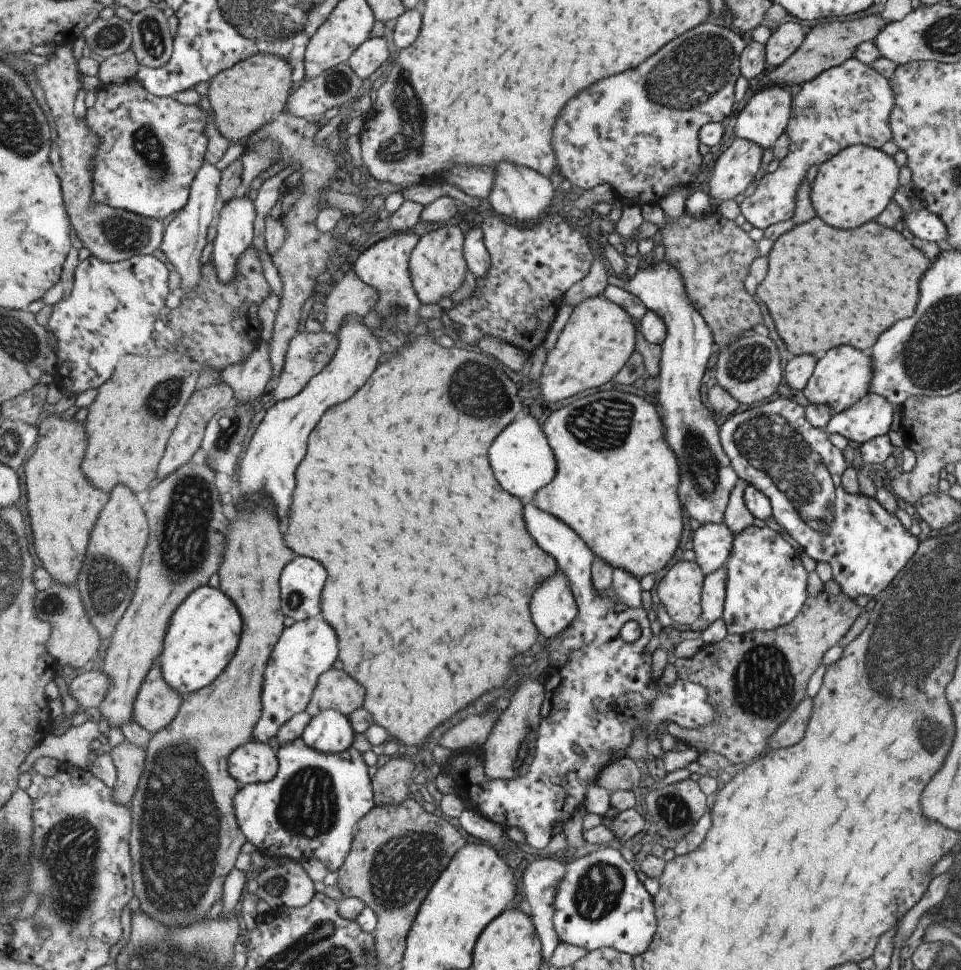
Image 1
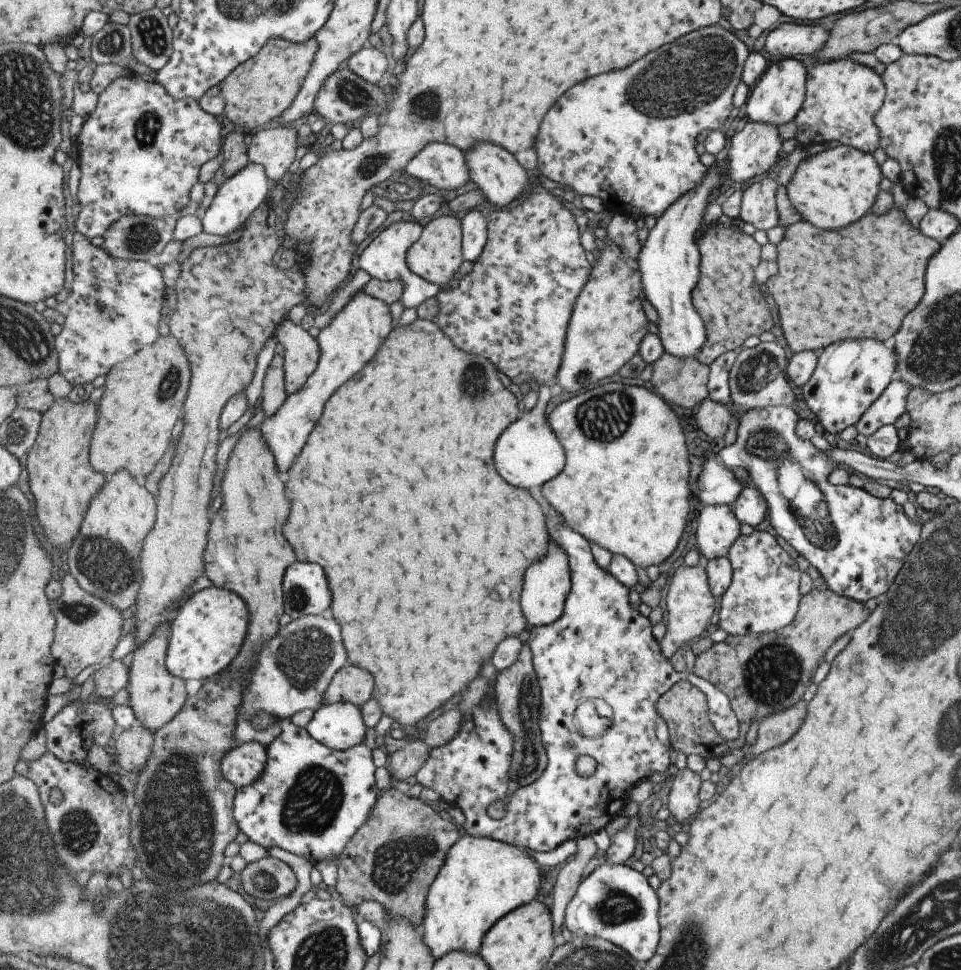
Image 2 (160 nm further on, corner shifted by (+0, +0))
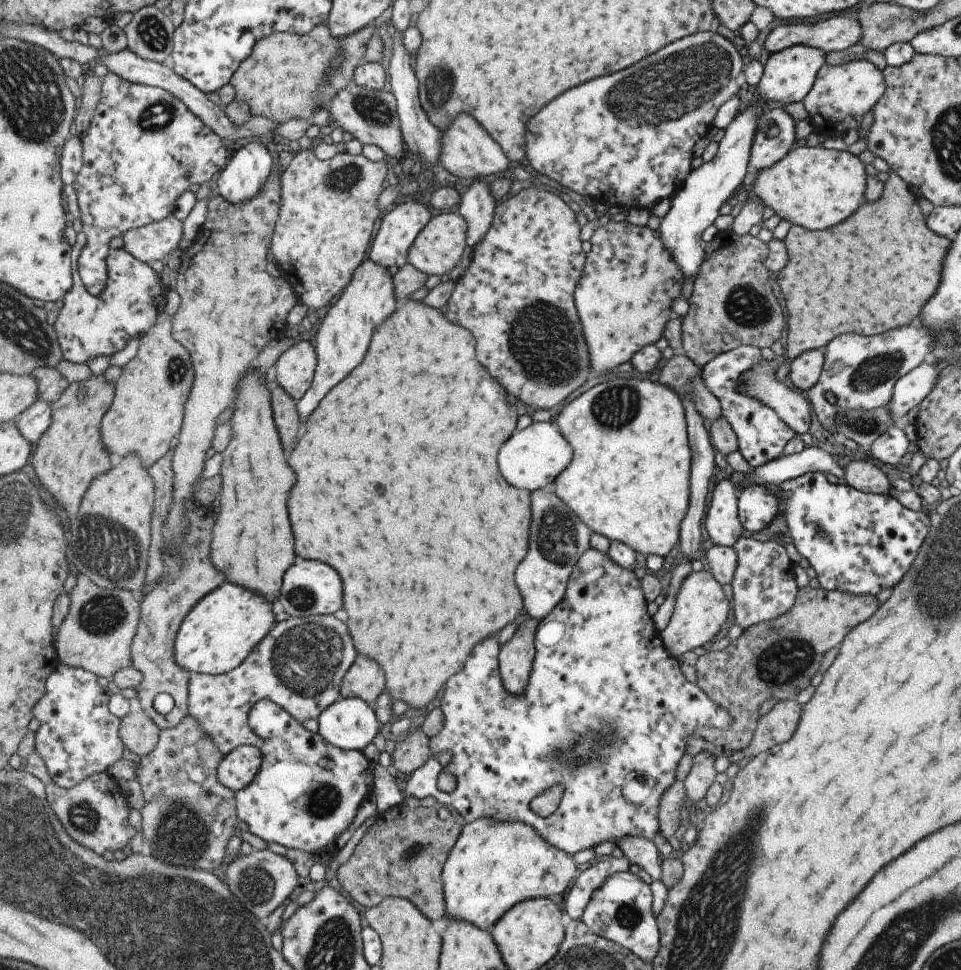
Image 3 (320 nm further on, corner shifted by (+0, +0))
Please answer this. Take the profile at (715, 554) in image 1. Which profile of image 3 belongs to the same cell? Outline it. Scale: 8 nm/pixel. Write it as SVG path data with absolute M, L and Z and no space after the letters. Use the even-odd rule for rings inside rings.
M718 478L716 480L716 485L711 492L709 506L705 510L704 527L710 537L709 544L731 547L741 536L742 526L736 515L737 494L738 492L735 490L735 486L733 486L729 479Z

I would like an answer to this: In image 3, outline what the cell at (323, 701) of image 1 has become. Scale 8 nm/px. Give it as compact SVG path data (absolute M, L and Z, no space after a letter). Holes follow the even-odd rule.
M359 656L357 664L349 669L344 678L342 697L359 697L374 706L377 699L383 694L383 670L381 664L373 658Z

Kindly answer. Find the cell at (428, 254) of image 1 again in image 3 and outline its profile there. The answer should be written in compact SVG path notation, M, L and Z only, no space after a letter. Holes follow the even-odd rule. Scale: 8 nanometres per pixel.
M457 210L436 212L413 239L411 246L407 249L406 262L427 276L430 274L441 276L459 262L465 250L465 237L466 222Z

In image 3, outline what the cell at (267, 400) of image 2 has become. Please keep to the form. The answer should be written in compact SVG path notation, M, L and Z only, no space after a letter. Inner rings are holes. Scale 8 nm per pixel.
M272 379L272 405L276 418L276 425L280 432L281 440L287 450L293 448L297 432L301 428L301 418L297 410L297 402L283 388L280 388Z

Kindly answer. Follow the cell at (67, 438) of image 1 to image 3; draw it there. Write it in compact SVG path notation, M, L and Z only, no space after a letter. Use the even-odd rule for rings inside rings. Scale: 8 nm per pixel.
M103 373L91 374L85 380L72 382L65 394L52 404L53 420L36 444L32 462L36 464L39 482L67 508L69 516L77 516L81 500L95 476L111 468L111 454L101 438L105 415L115 398L115 384Z

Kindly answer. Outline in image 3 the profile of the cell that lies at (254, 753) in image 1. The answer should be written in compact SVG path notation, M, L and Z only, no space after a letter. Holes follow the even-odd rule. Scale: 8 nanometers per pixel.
M243 745L224 756L218 777L221 784L236 793L248 787L260 772L264 753L259 747Z

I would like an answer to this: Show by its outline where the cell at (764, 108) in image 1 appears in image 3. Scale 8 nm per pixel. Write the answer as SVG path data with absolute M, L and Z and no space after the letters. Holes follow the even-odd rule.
M793 45L779 52L770 54L762 66L762 75L756 92L759 92L758 100L768 104L770 100L784 102L799 102L809 92L817 71L825 64L824 52L821 49L809 45Z

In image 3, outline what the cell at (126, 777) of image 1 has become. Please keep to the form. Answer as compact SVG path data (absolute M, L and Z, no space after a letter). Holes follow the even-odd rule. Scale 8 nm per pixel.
M136 707L122 718L120 735L129 751L144 757L157 748L161 731L162 729L153 722L149 713Z

